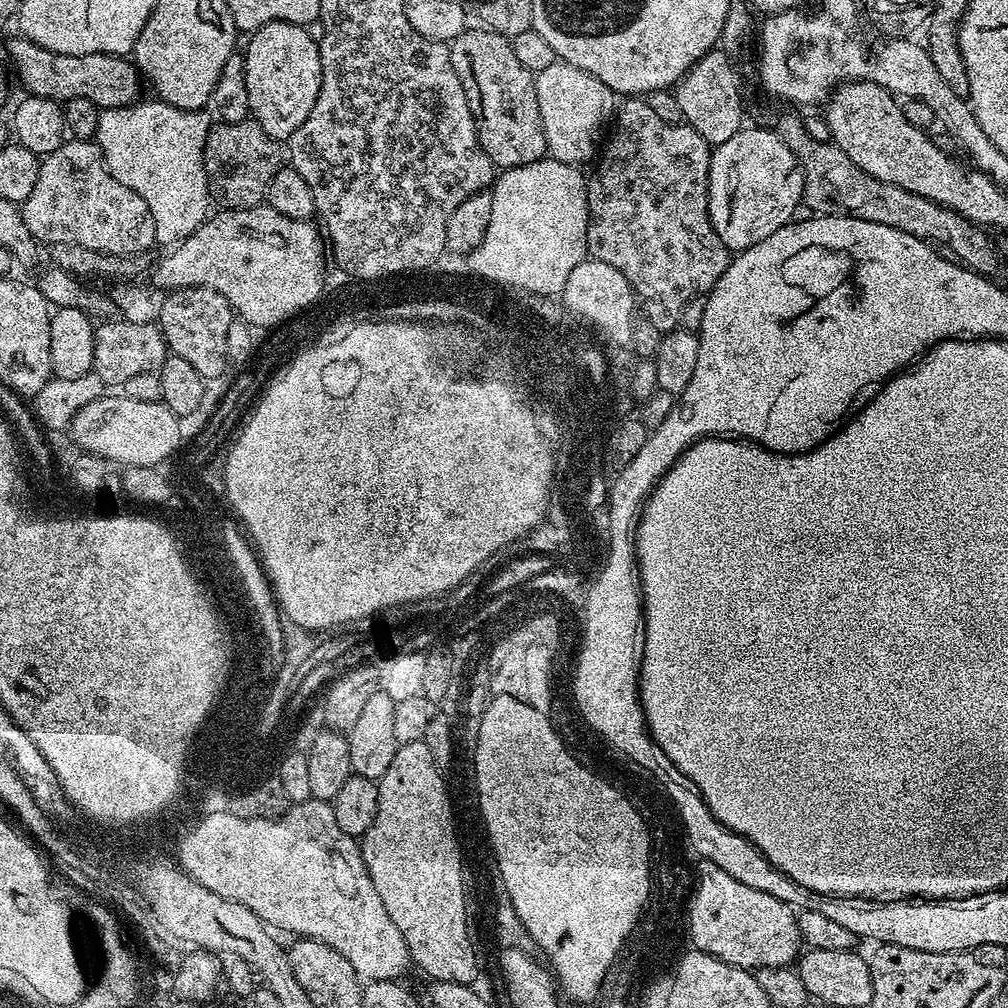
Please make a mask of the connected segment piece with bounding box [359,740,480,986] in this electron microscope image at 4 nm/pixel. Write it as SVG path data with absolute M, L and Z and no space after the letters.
M424 740L402 744L397 747L394 759L390 762L386 774L382 774L382 778L378 782L378 814L374 814L374 822L370 826L370 830L359 841L360 853L364 859L366 870L370 874L370 882L374 886L382 906L386 906L386 914L390 914L390 922L394 922L394 926L398 926L398 930L402 930L402 938L408 947L411 963L415 967L417 964L429 976L429 981L441 984L466 984L472 986L477 983L475 980L476 975L480 972L480 964L476 961L476 948L472 945L471 934L468 933L468 904L464 901L464 873L466 873L466 866L460 863L458 853L456 853L456 840L452 840L452 824L448 824L448 802L450 798L444 795L439 785L438 777L436 777L435 769L430 767L433 757L428 747L429 745Z

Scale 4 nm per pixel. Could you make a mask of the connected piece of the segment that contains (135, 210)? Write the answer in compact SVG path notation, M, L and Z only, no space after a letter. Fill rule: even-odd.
M65 139L58 150L43 157L38 182L34 190L30 190L30 196L19 205L19 210L30 234L37 238L48 236L49 245L81 244L109 254L137 254L157 243L150 206L146 206L146 202L142 202L142 198L130 190L130 186L122 186L122 182L110 174L102 150L92 140Z

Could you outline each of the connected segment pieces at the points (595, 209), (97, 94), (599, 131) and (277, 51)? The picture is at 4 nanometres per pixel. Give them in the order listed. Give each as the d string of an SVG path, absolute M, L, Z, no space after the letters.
M627 97L615 111L609 134L593 167L594 182L585 192L589 255L622 271L642 301L642 308L644 304L646 320L661 334L675 329L678 324L675 316L691 302L692 295L711 292L728 268L730 251L715 233L708 213L712 152L713 145L688 123L662 122L662 118L650 110L647 99Z
M23 38L9 42L8 56L15 79L17 76L24 83L23 91L30 96L41 96L57 102L70 98L90 98L101 110L137 103L142 96L140 70L128 56L58 54Z
M563 62L546 66L546 70L535 73L535 77L538 110L542 114L542 130L546 130L548 156L558 162L587 165L601 147L606 125L618 104L617 93L612 92L606 82L598 82L594 74L586 74L586 70L578 70L578 66Z
M270 22L251 33L248 49L242 52L246 66L246 94L250 98L250 116L270 139L287 142L310 118L318 90L322 86L320 46L307 27L286 22Z

